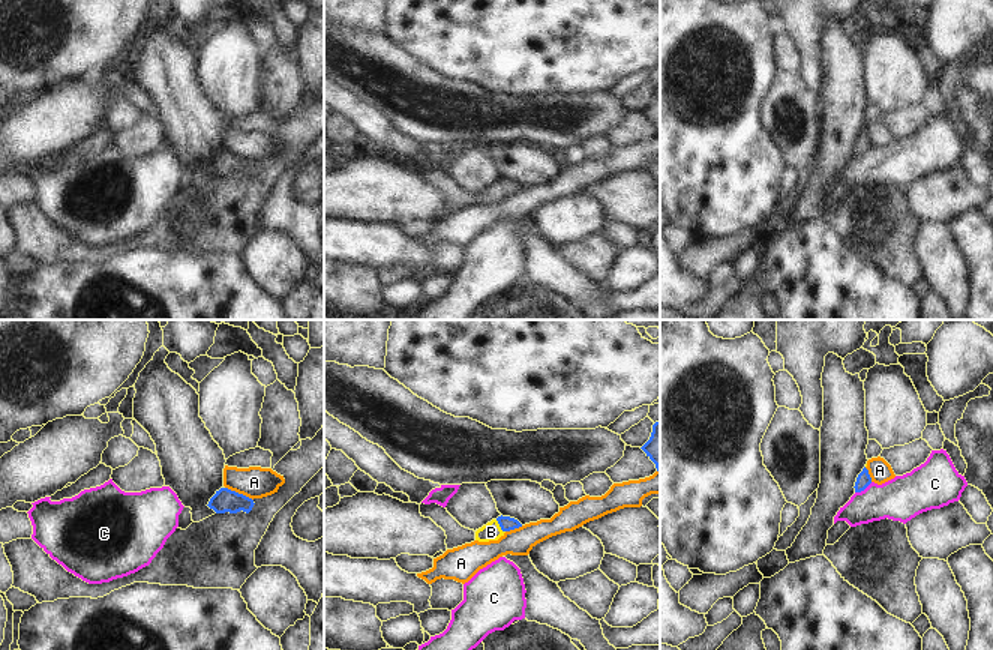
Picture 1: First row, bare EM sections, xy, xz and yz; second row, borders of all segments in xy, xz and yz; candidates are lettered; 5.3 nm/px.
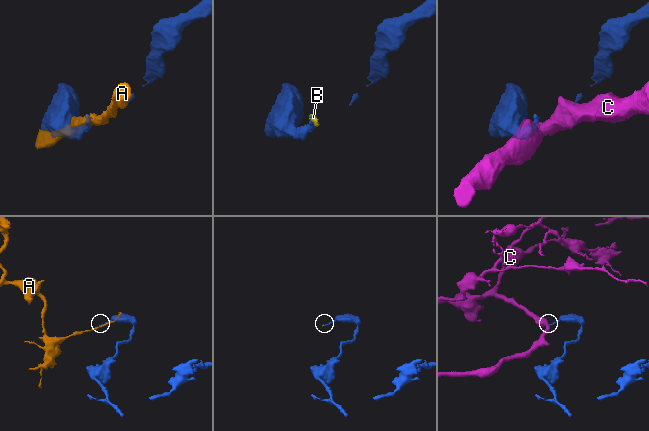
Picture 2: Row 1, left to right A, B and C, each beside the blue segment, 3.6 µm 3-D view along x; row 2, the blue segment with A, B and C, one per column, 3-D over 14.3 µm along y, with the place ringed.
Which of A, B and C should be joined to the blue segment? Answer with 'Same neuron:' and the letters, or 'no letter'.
Same neuron: B

